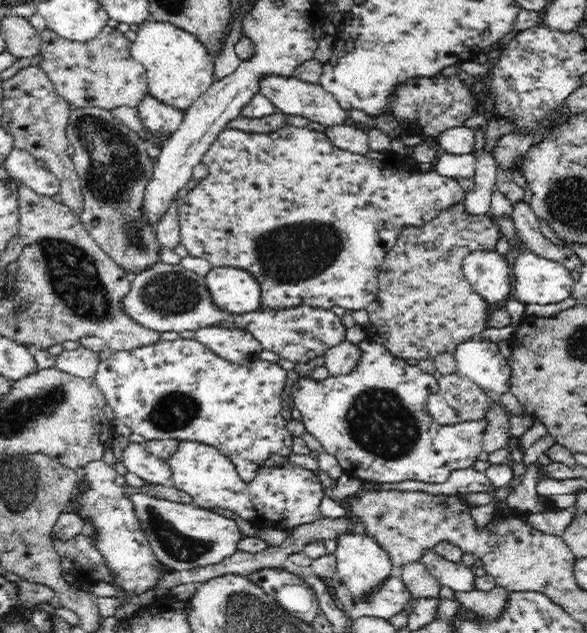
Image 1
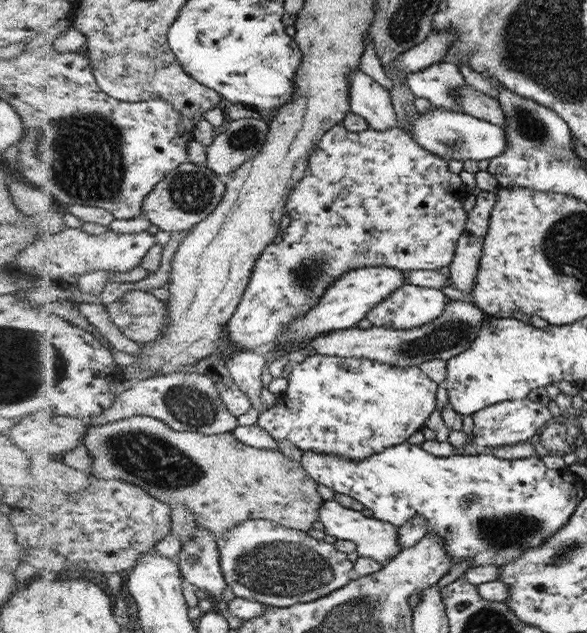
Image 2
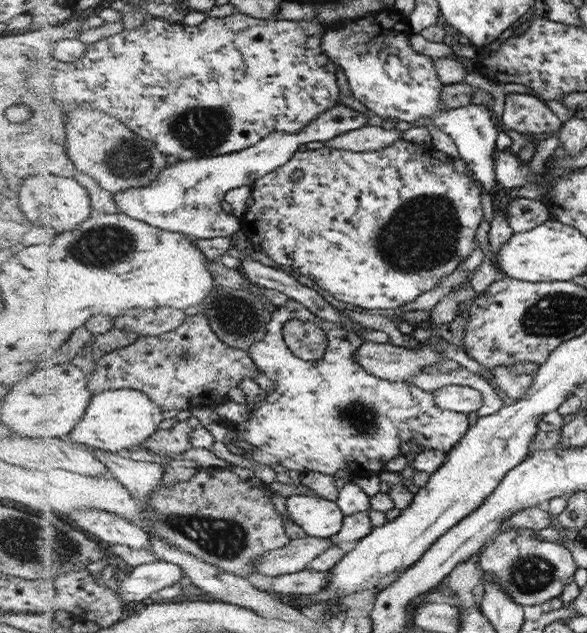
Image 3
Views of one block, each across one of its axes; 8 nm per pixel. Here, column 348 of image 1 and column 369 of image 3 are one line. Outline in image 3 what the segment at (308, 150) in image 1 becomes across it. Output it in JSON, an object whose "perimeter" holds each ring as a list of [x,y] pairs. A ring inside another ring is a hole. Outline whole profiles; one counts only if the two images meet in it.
{"perimeter":[[[402,138],[388,148],[376,152],[352,152],[328,146],[316,150],[297,151],[286,166],[255,182],[254,205],[242,217],[244,234],[248,235],[254,244],[257,244],[261,253],[267,253],[270,256],[270,262],[284,267],[284,269],[298,271],[300,275],[308,276],[320,288],[334,296],[336,300],[342,300],[345,304],[350,303],[356,309],[365,310],[402,307],[406,303],[416,300],[423,292],[428,292],[431,288],[438,286],[440,278],[452,274],[456,270],[456,266],[466,256],[472,254],[474,234],[476,234],[476,228],[480,226],[480,220],[482,220],[480,188],[466,174],[458,174],[454,170],[454,164],[452,164],[454,159],[449,154],[436,152],[436,150],[432,150],[432,154],[430,154],[431,146],[431,144],[418,145]],[[296,170],[302,170],[303,176],[294,181],[292,180],[292,173]]]}

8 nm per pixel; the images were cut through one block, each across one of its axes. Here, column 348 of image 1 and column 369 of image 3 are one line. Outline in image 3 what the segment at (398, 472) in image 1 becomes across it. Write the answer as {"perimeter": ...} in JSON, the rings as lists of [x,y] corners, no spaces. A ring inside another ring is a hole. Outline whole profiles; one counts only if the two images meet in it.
{"perimeter":[[[289,299],[284,306],[278,307],[269,324],[268,336],[249,349],[261,370],[275,382],[275,391],[268,394],[258,411],[251,413],[244,426],[236,422],[228,423],[230,438],[227,438],[226,442],[251,443],[260,451],[278,457],[279,463],[289,470],[300,471],[303,474],[318,472],[334,475],[338,470],[347,467],[353,470],[362,468],[379,475],[384,463],[400,455],[400,444],[412,440],[428,450],[450,453],[468,434],[469,416],[466,413],[442,409],[436,403],[433,391],[426,391],[408,382],[384,380],[366,372],[353,357],[356,349],[363,345],[363,341],[354,331],[316,316],[298,301]],[[289,320],[312,321],[325,329],[329,344],[320,360],[302,360],[292,351],[285,339],[285,326]]]}

